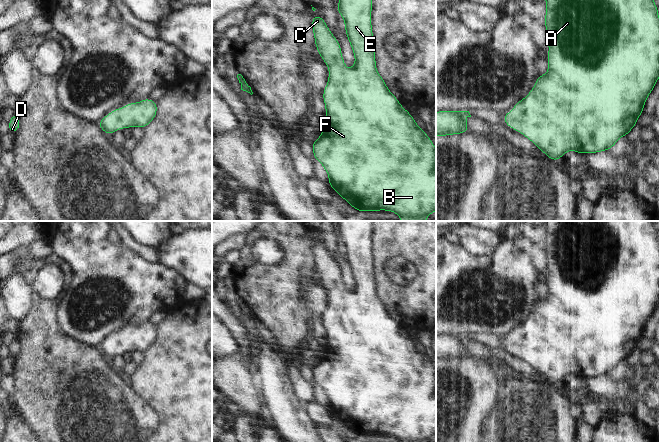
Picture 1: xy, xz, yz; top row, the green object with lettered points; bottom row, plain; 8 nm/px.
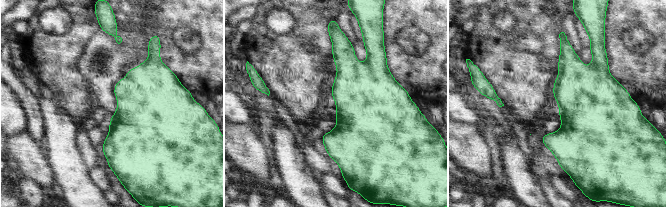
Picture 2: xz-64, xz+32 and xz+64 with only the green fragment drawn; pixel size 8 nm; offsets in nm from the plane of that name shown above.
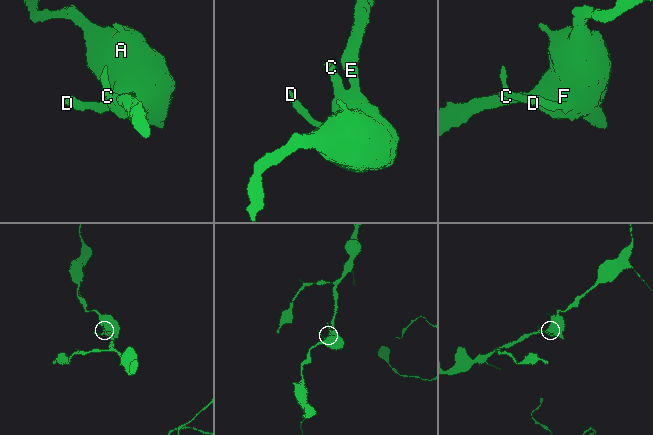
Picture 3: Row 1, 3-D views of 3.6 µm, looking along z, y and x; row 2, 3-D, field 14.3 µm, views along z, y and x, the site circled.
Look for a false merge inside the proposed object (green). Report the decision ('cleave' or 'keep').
keep

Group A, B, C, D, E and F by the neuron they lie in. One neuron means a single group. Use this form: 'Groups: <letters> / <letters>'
Groups: A B C D E F

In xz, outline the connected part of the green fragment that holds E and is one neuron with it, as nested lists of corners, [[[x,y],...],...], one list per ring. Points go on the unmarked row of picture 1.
[[[340,221],[336,234],[343,241],[355,288],[350,295],[347,294],[338,264],[324,243],[314,238],[312,253],[315,270],[328,289],[329,301],[323,315],[327,341],[320,361],[312,366],[313,381],[325,392],[329,410],[359,436],[386,434],[395,436],[400,442],[427,442],[436,435],[436,373],[377,296],[371,248],[372,221]]]

